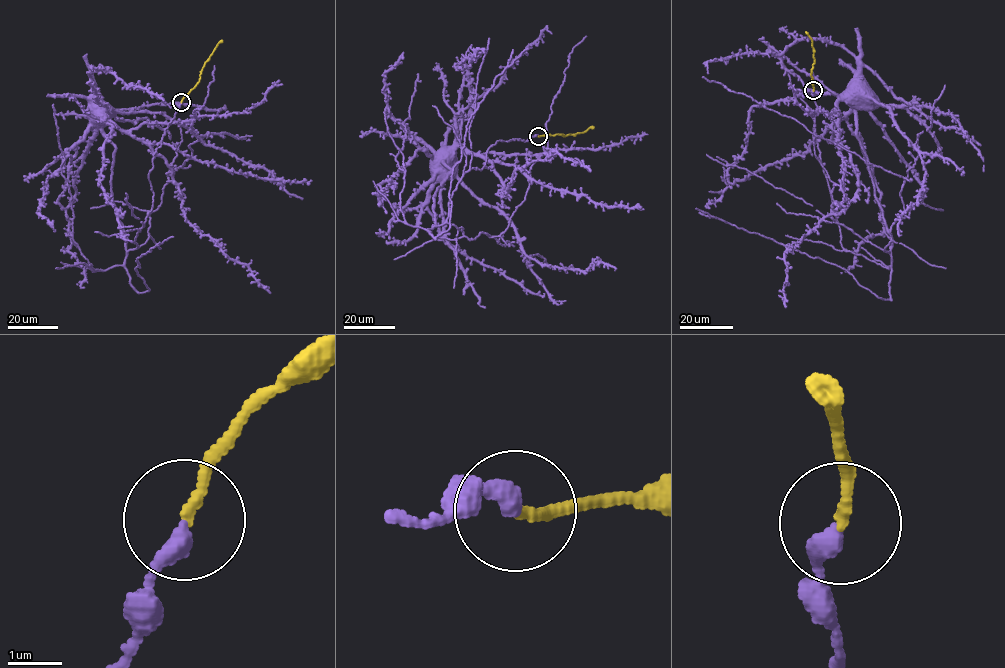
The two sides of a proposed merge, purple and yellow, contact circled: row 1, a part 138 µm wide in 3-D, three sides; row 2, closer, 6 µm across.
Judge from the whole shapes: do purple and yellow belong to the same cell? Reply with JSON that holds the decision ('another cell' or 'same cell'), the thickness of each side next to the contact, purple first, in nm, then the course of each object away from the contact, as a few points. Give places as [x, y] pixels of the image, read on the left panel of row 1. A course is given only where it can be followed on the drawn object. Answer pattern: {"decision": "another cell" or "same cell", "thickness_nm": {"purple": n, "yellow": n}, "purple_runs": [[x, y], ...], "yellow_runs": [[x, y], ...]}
{"decision": "same cell", "thickness_nm": {"purple": 360, "yellow": 180}, "purple_runs": [[181, 102], [153, 155], [148, 175], [152, 209], [133, 249], [127, 250], [112, 203], [115, 145], [99, 115]], "yellow_runs": [[181, 102], [199, 81], [204, 63], [222, 40]]}

